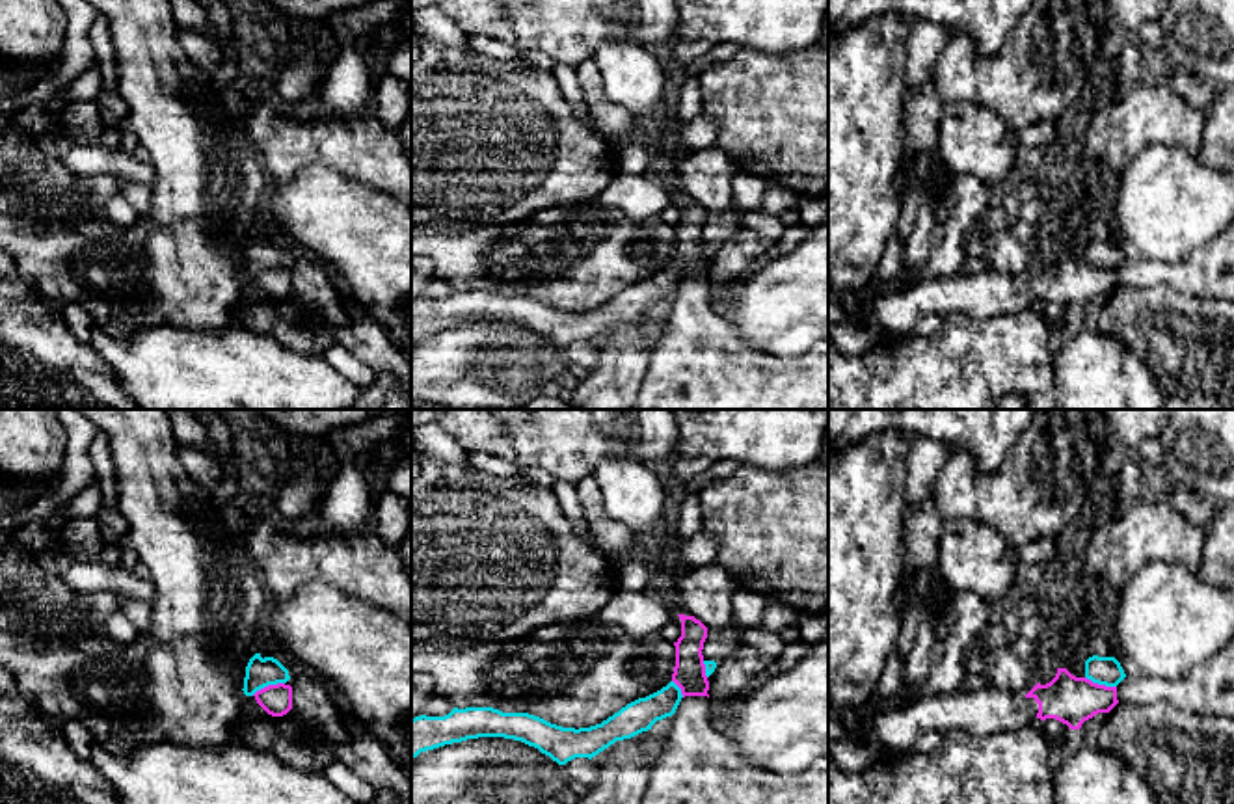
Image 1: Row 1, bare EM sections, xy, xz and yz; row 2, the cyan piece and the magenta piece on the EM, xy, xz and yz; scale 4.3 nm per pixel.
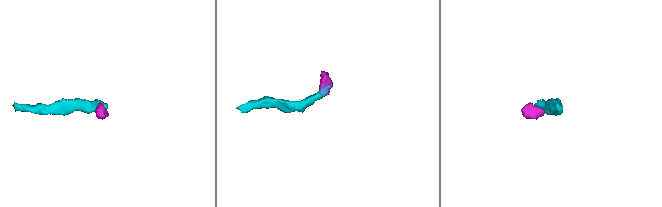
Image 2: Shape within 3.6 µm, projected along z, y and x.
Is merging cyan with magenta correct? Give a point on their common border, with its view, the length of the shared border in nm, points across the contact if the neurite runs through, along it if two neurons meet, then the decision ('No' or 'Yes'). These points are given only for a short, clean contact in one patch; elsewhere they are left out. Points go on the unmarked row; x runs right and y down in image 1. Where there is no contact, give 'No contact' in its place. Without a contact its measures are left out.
Touches cyan at xy (267, 268). Shared border 160 nm. Boundary: xy (283, 265), (265, 268), (252, 278). No

